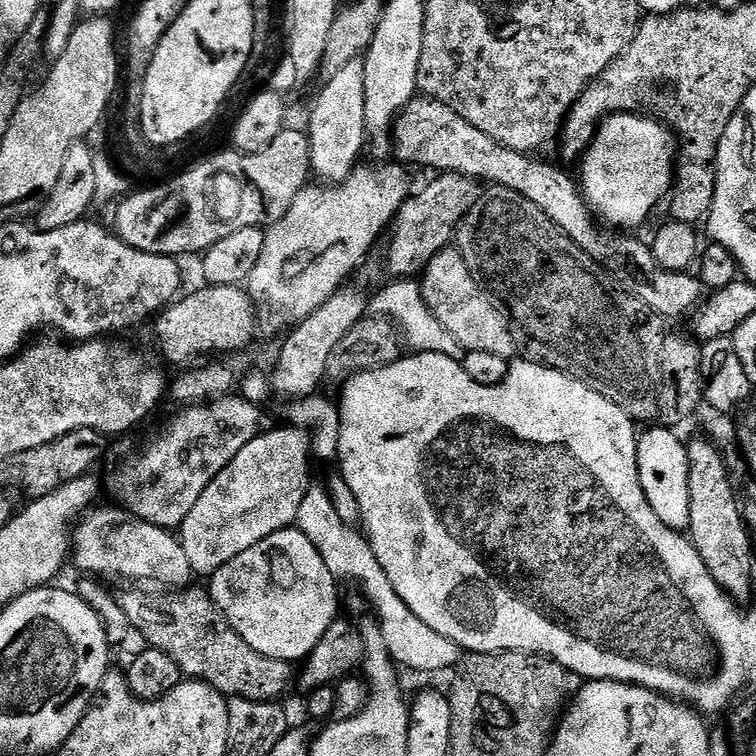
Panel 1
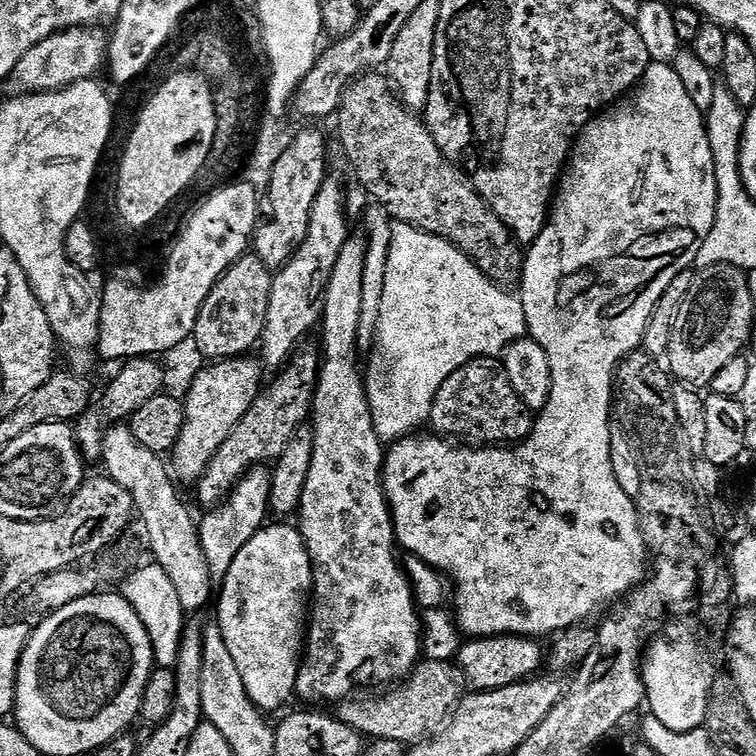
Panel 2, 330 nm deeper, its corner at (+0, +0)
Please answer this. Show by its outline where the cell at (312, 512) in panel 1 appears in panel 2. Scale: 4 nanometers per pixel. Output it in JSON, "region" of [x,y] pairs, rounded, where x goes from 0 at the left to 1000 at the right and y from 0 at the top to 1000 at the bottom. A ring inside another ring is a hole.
{"region":[[[519,292],[497,444],[488,467],[487,487],[484,481],[481,489],[491,557],[504,586],[519,587],[549,569],[560,567],[556,565],[565,562],[571,553],[574,521],[579,521],[585,505],[590,505],[601,489],[635,471],[660,472],[679,450],[694,443],[693,411],[687,396],[661,381],[665,380],[594,317],[538,295]]]}

